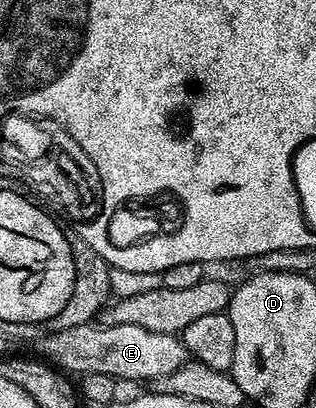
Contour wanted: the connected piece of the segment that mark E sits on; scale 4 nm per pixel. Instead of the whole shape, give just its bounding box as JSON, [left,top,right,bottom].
[39,324,188,380]

